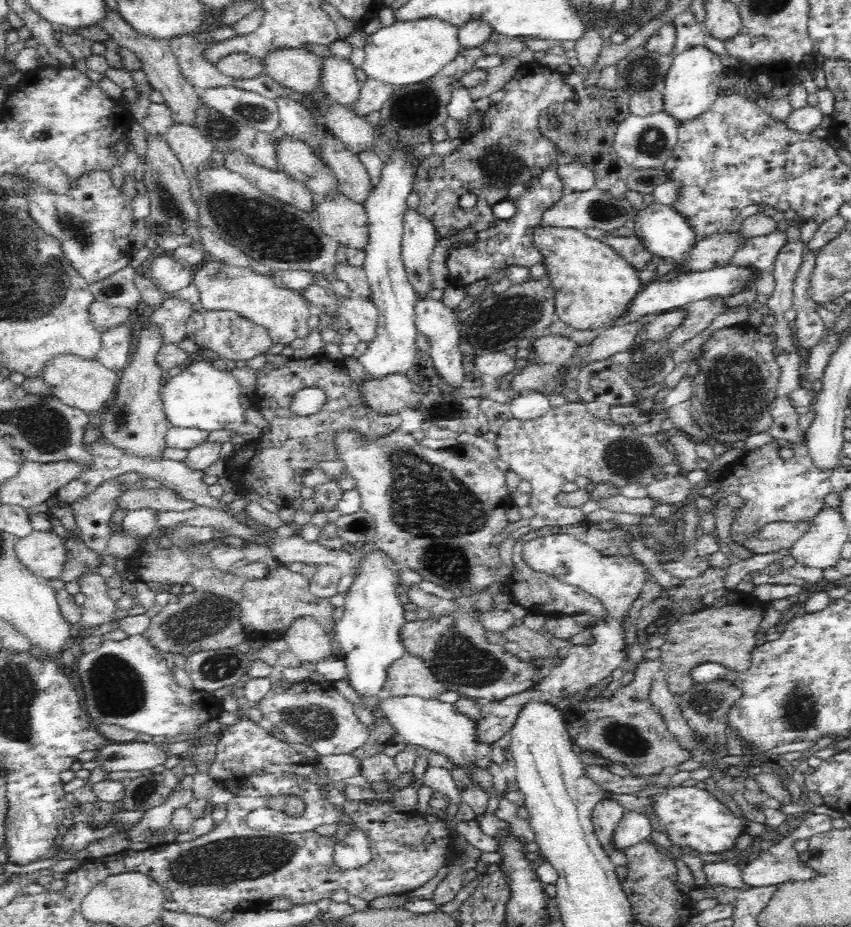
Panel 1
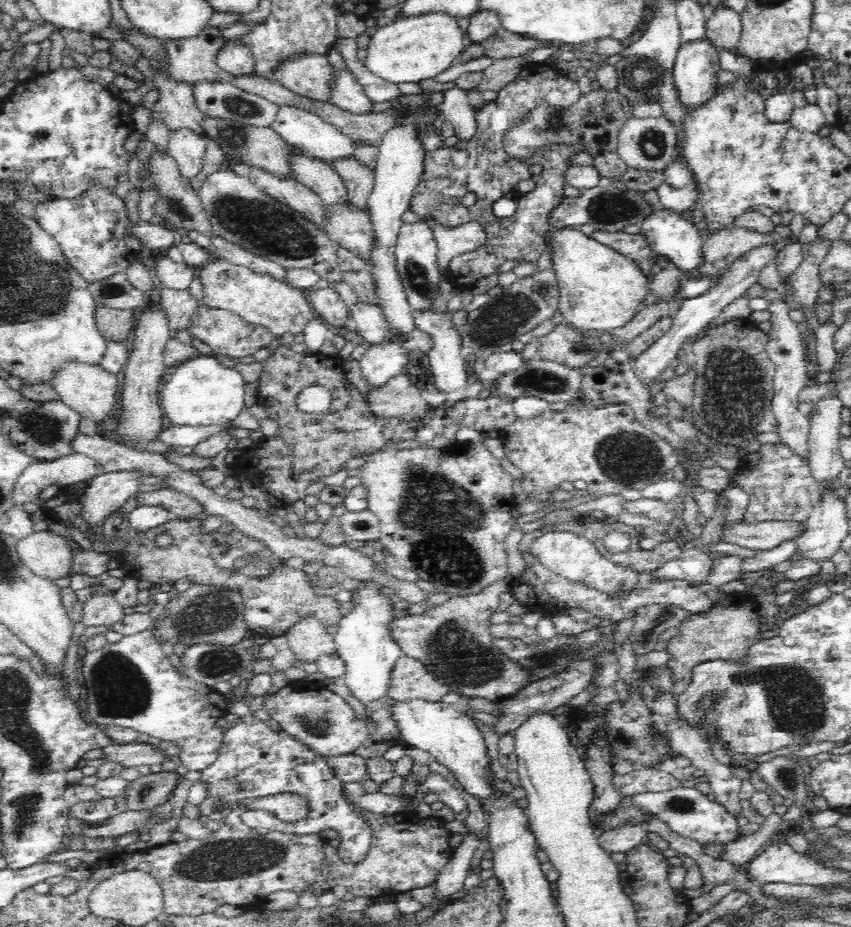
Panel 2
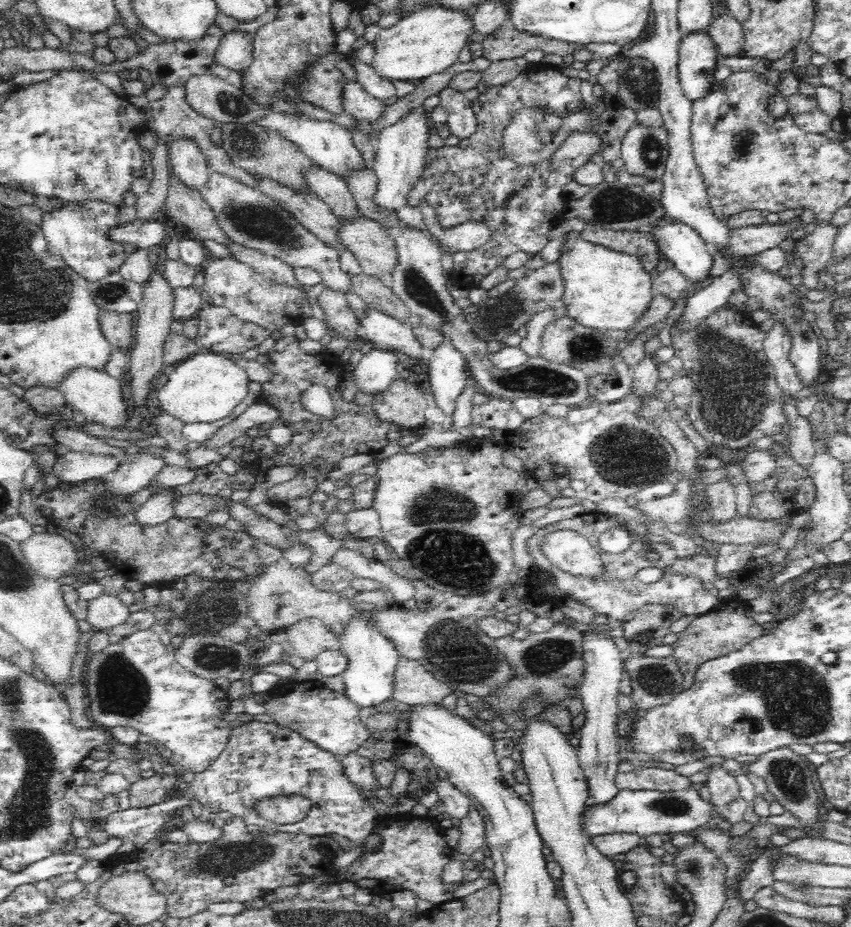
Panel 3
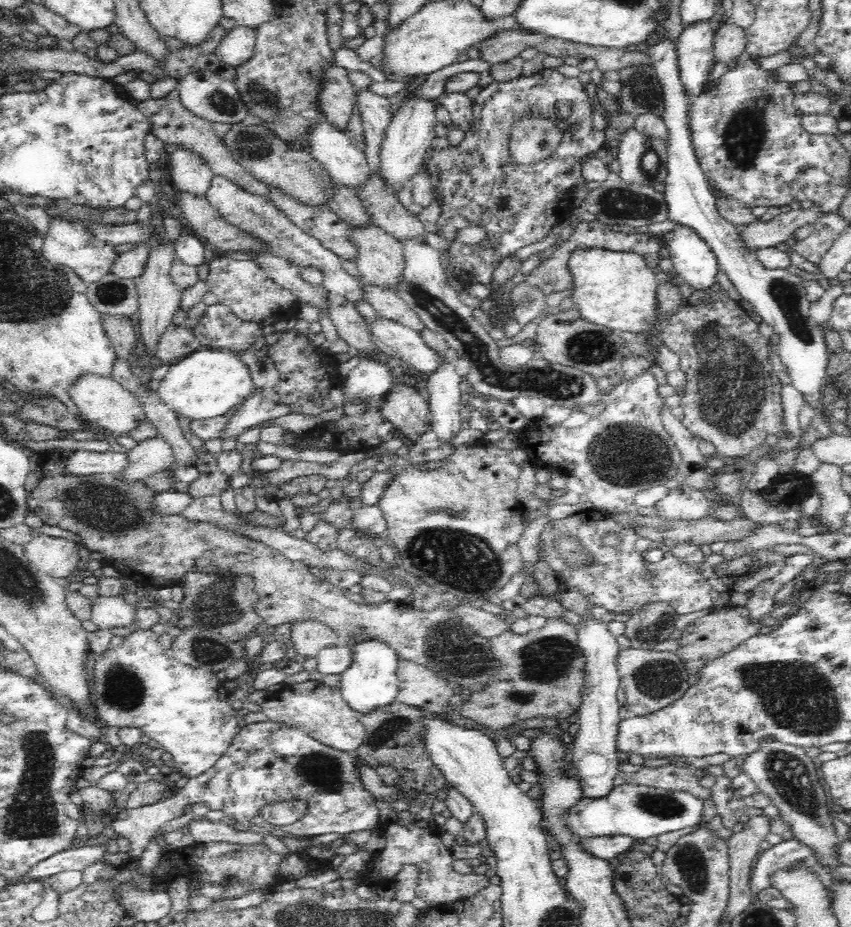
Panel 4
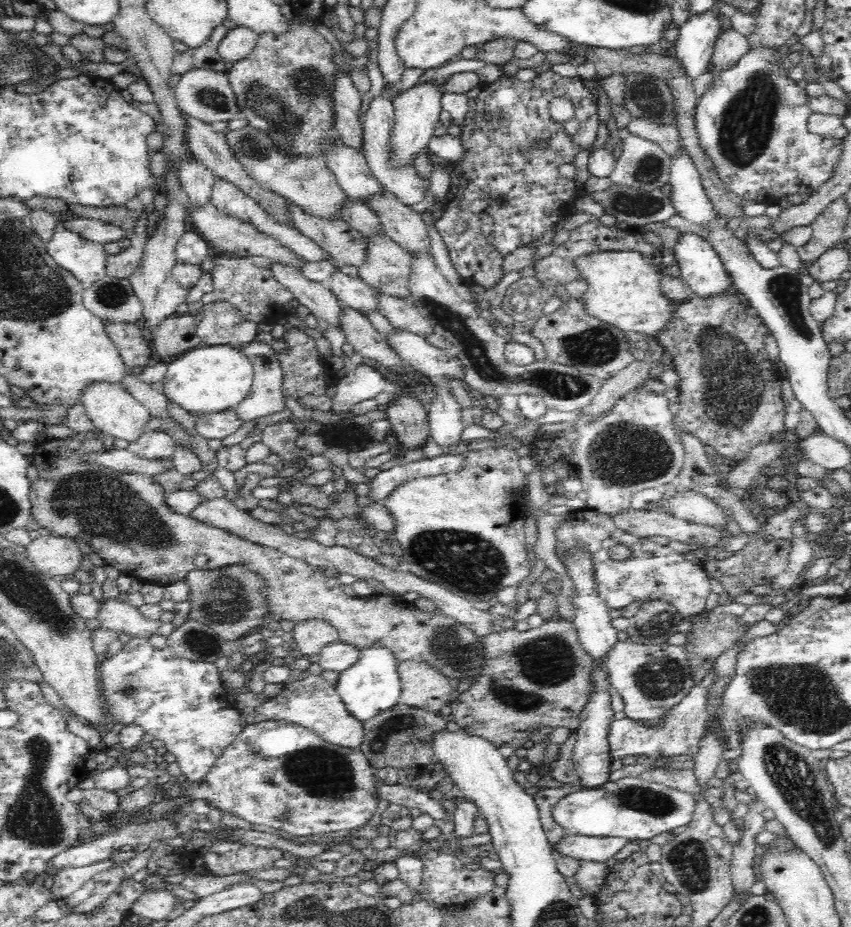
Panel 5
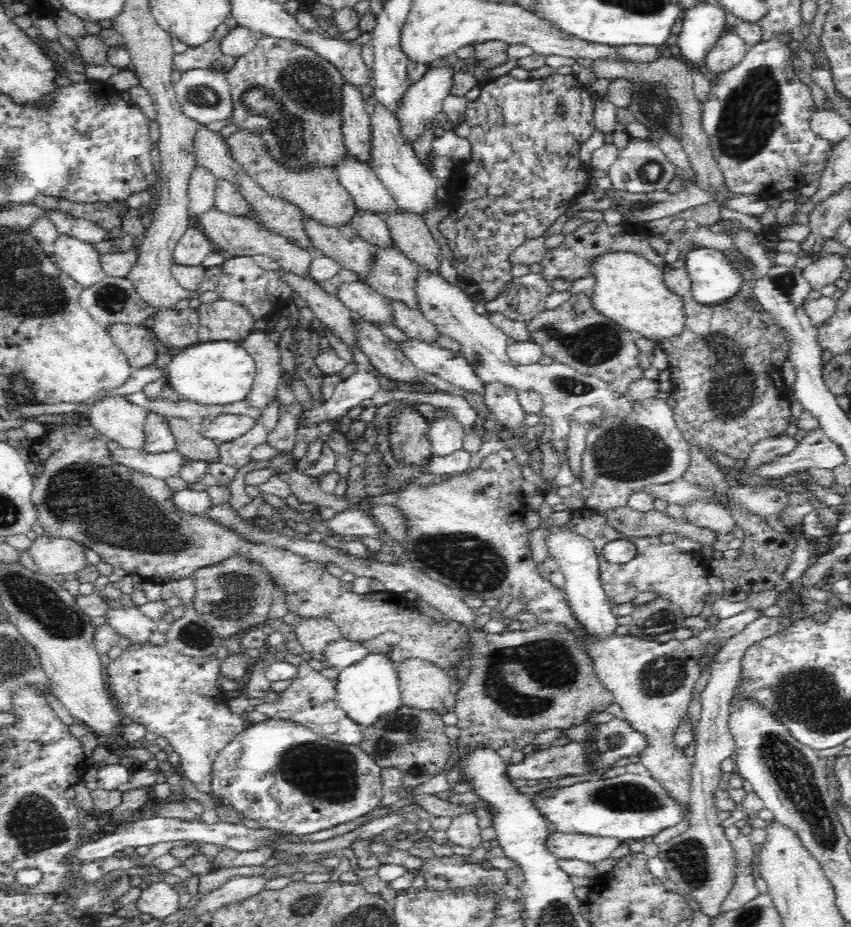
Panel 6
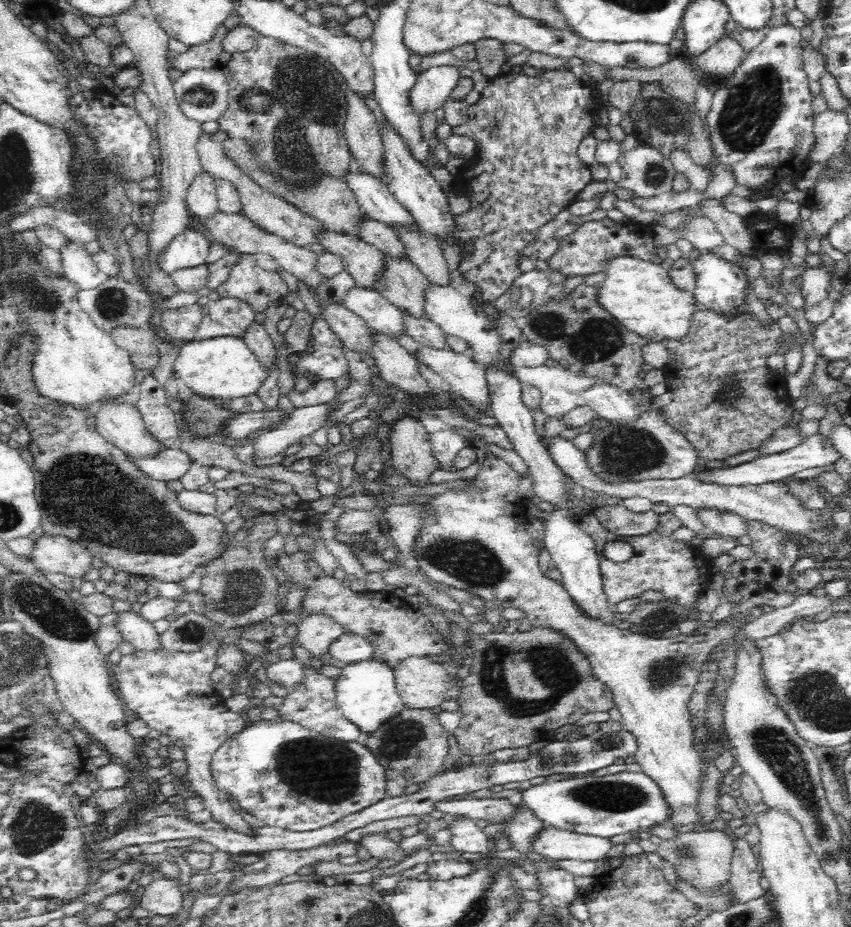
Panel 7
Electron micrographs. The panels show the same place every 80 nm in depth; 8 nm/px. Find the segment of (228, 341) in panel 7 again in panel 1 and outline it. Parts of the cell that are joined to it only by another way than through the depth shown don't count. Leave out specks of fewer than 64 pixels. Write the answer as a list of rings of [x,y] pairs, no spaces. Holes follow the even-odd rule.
[[[208,359],[193,360],[183,366],[181,372],[174,372],[170,379],[163,381],[160,393],[164,414],[172,427],[198,428],[204,432],[237,430],[242,438],[251,442],[262,435],[262,429],[244,422],[241,395],[239,381],[230,370],[217,369]]]

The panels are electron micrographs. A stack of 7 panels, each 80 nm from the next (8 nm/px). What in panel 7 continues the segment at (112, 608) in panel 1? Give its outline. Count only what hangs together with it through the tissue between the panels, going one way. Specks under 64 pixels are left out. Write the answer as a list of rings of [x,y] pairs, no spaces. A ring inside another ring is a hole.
[[[132,609],[118,612],[118,618],[114,624],[122,633],[123,640],[128,641],[138,650],[162,648],[160,634],[153,622],[146,620],[140,613]]]

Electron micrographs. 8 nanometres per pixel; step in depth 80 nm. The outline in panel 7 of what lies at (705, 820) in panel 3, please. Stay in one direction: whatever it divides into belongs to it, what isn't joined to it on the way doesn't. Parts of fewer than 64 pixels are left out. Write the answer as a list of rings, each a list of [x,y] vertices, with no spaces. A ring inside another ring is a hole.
[[[642,771],[585,777],[576,774],[570,779],[545,781],[523,790],[522,802],[547,827],[604,838],[650,832],[652,828],[664,826],[673,814],[664,792]]]

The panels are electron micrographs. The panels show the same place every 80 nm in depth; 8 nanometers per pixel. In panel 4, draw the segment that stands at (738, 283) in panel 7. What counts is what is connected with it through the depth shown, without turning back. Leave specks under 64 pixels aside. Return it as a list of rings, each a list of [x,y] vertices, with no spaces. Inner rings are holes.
[[[674,226],[660,238],[668,248],[668,258],[674,263],[673,271],[685,280],[689,294],[716,284],[715,276],[719,268],[717,257],[692,228]]]

